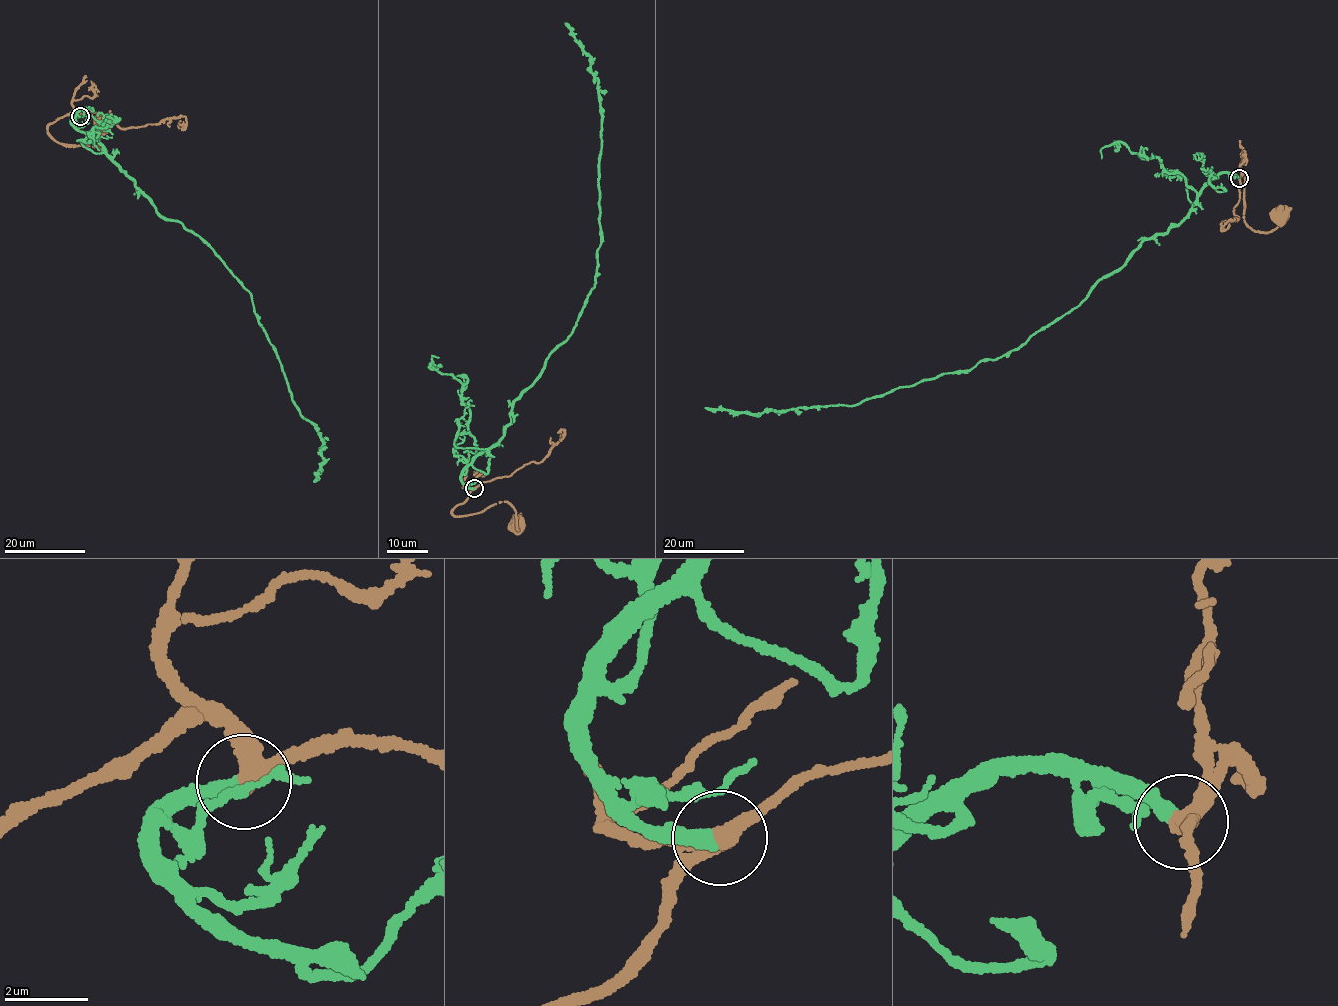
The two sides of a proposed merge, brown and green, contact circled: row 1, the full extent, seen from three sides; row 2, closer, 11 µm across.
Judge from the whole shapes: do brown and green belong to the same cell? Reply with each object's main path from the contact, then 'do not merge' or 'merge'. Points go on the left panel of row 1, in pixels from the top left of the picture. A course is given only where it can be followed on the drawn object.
course brown (80, 115), (76, 110), (57, 119), (48, 126), (48, 133), (60, 143), (103, 151), (98, 148), (102, 124); course green (79, 116), (75, 127), (249, 292), (291, 396), (324, 443), (313, 481); merge

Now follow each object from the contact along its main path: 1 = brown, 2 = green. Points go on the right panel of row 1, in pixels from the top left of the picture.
1: (1239, 177), (1243, 172), (1247, 174), (1244, 172), (1243, 214), (1253, 229), (1270, 232), (1281, 221), (1281, 215)
2: (1238, 177), (1213, 175), (1179, 224), (1142, 240), (1077, 307), (996, 359), (857, 405), (753, 414), (704, 407)

